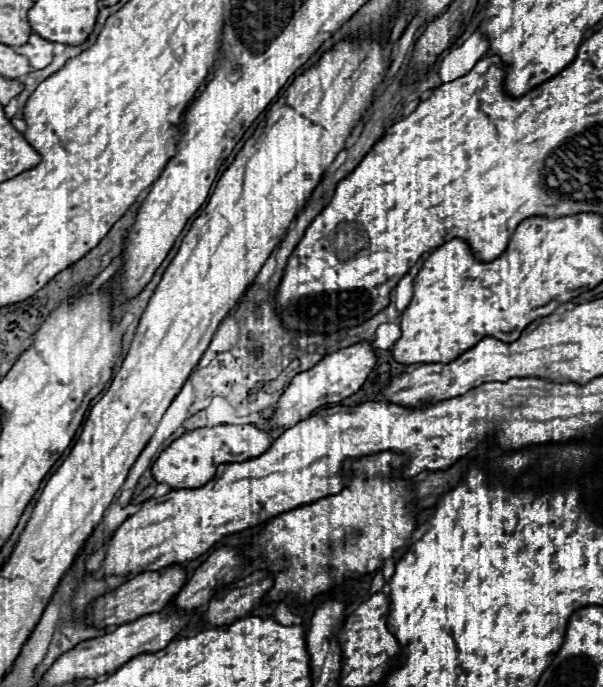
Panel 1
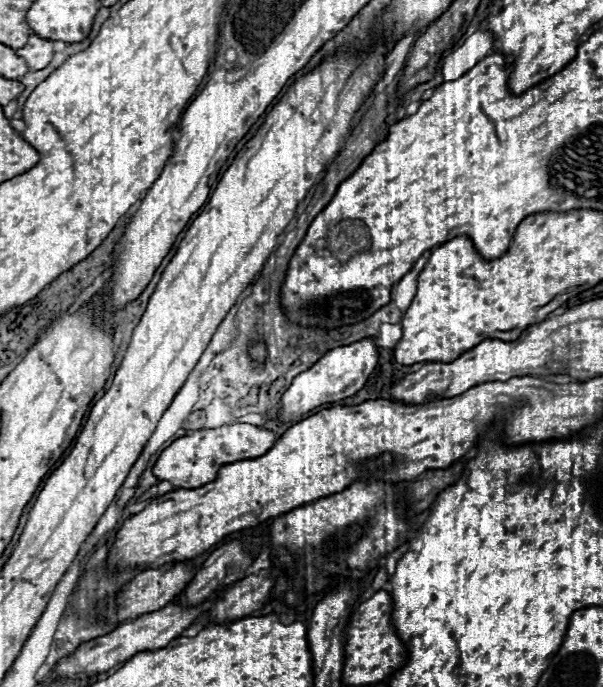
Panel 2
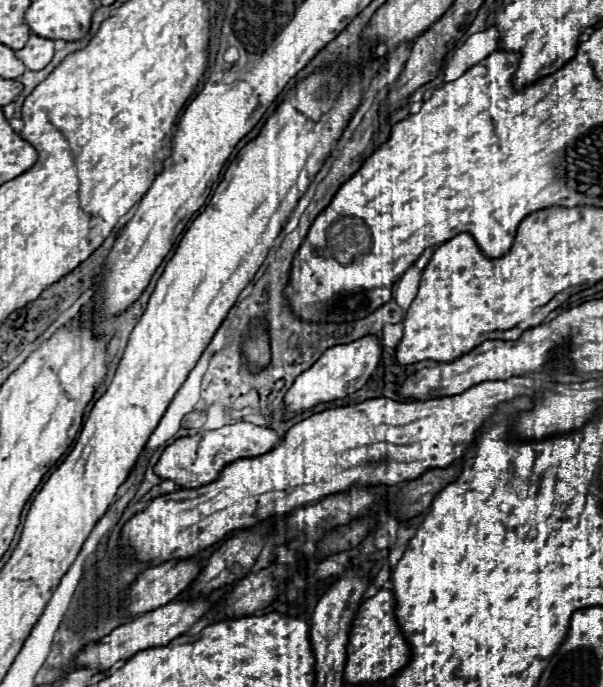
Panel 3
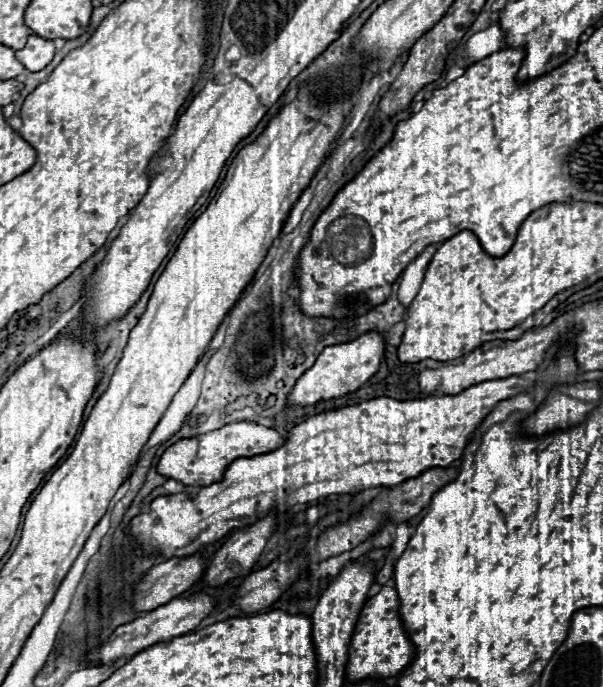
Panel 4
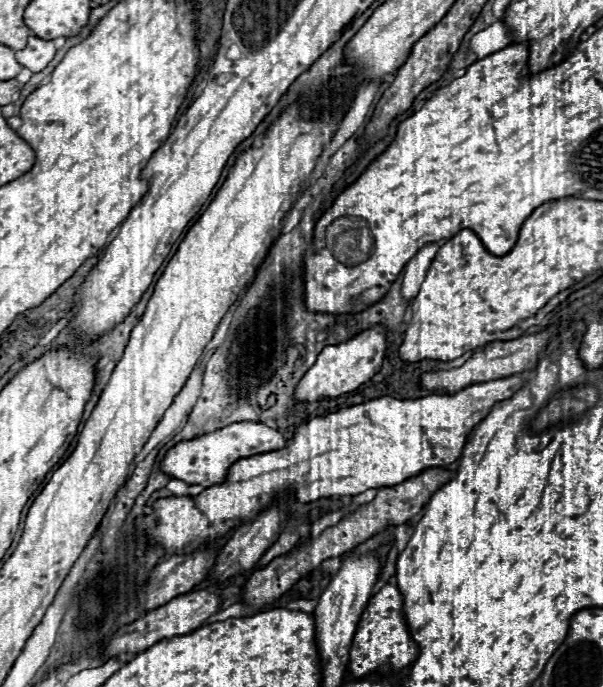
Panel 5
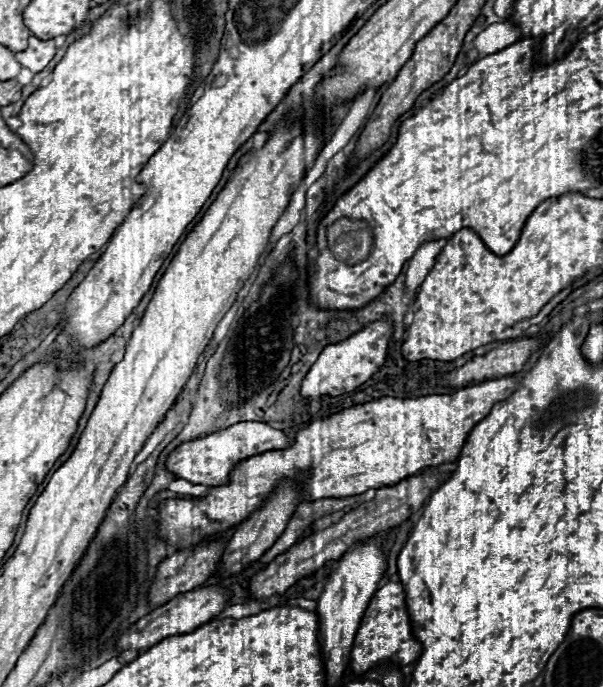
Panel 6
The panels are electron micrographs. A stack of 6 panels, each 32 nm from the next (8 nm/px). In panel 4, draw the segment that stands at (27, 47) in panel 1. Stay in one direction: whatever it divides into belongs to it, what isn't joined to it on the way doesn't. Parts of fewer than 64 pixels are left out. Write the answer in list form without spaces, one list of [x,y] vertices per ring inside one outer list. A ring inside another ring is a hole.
[[[30,36],[26,48],[16,50],[16,58],[30,70],[30,72],[40,72],[42,68],[46,68],[52,58],[54,58],[54,42],[52,40],[44,40],[38,36]]]

